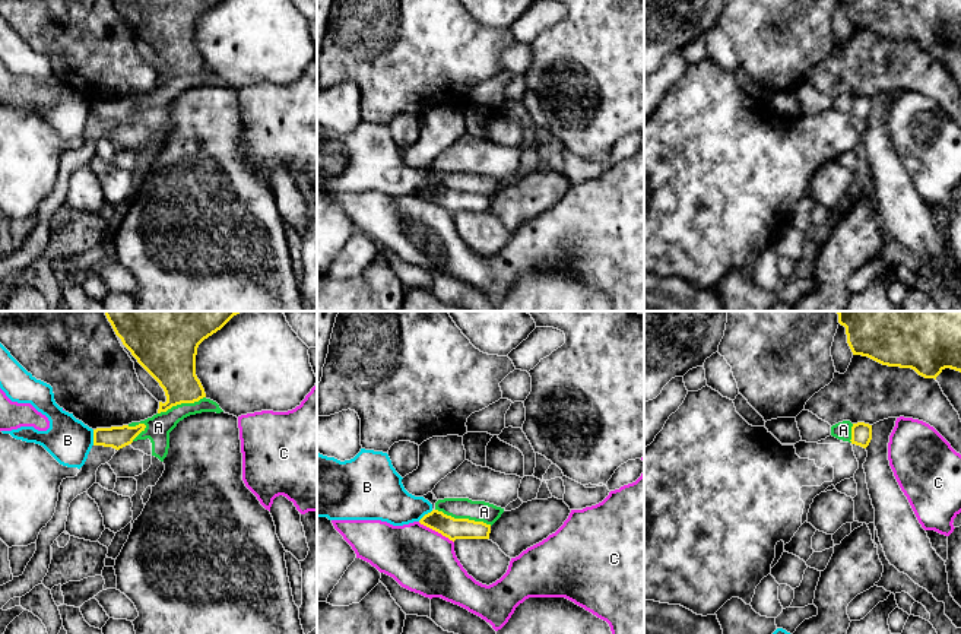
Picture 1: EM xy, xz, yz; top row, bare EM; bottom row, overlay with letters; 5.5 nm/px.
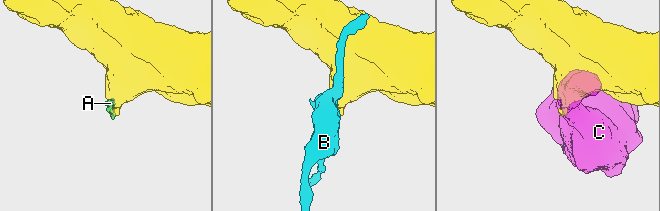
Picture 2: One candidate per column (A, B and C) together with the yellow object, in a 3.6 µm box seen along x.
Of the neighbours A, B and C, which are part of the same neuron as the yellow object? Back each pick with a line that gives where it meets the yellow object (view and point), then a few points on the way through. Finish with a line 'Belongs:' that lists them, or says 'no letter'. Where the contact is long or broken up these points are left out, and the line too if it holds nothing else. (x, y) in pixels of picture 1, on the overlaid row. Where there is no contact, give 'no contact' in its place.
Belongs: no letter

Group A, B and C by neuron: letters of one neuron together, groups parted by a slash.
A B / C

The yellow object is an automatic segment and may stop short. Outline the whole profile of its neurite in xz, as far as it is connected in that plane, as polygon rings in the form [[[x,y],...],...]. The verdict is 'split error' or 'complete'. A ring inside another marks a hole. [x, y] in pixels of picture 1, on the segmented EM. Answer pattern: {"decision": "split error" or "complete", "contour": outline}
{"decision": "complete", "contour": [[[438,510],[425,514],[419,523],[441,533],[453,542],[456,539],[489,539],[491,533],[491,524],[469,519],[454,519]]]}

